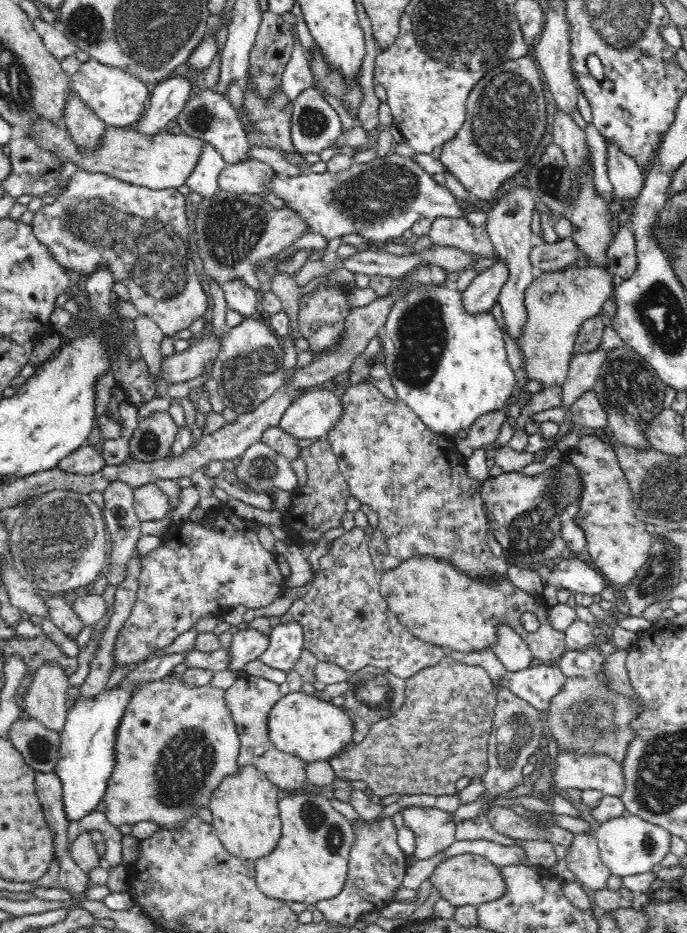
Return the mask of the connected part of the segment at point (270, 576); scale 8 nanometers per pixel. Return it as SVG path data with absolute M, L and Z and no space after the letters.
M228 505L205 510L203 523L184 521L170 524L156 548L143 556L142 570L138 578L138 590L132 603L131 613L120 627L113 642L113 661L121 666L142 666L152 659L156 652L168 648L208 614L221 615L240 604L258 608L272 604L281 596L287 585L286 577L278 570L275 555L264 549L258 539L260 524L235 514Z

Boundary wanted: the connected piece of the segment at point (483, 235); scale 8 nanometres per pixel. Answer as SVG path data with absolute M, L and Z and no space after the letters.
M464 217L435 218L429 237L434 245L452 246L472 256L492 257L495 250L485 226L472 227Z

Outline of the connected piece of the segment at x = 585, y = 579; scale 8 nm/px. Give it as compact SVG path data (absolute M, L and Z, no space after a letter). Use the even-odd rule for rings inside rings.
M564 557L555 566L555 573L549 572L549 565L544 563L537 571L542 580L547 579L549 585L544 584L544 601L546 605L553 607L558 604L556 591L559 586L568 588L570 591L596 596L608 590L610 583L606 582L600 571L591 562L576 557Z

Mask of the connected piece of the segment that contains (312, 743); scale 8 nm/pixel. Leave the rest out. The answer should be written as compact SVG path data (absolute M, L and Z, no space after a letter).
M302 691L282 696L269 715L269 738L284 753L308 762L330 762L342 757L354 741L355 725L342 708L332 706L322 695Z

